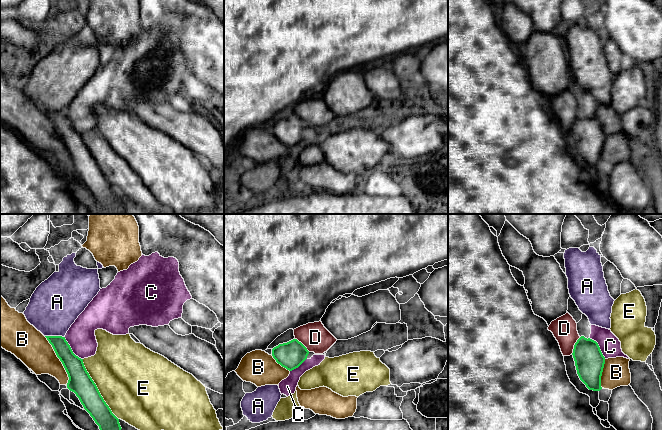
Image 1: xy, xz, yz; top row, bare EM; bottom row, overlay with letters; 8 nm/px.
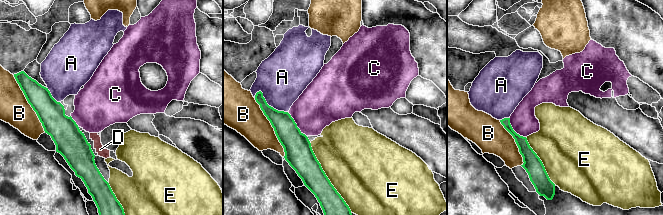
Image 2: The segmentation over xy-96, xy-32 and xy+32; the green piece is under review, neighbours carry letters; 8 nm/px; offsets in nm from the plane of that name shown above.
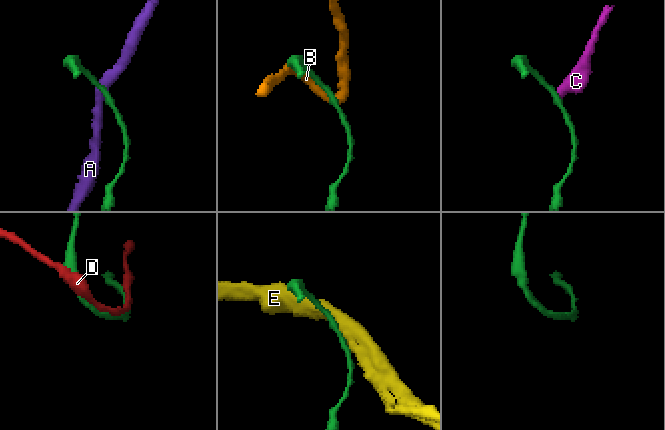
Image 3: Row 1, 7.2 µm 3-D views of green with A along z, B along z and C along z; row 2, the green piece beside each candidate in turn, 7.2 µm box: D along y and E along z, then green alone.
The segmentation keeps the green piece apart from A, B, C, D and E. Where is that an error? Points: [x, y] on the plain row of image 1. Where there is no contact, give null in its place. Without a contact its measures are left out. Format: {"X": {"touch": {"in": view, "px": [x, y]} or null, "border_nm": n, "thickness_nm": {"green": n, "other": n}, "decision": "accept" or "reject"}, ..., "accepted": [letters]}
{"A": {"touch": {"in": "xy", "px": [54, 112]}, "border_nm": 150, "thickness_nm": {"green": 140, "other": 400}, "decision": "reject"}, "B": {"touch": {"in": "xy", "px": [60, 136]}, "border_nm": 440, "thickness_nm": {"green": 190, "other": 280}, "decision": "reject"}, "C": {"touch": {"in": "xy", "px": [71, 125]}, "border_nm": 240, "thickness_nm": {"green": 180, "other": 220}, "decision": "reject"}, "D": {"touch": {"in": "yz", "px": [574, 122]}, "border_nm": 160, "thickness_nm": {"green": 240, "other": 200}, "decision": "reject"}, "E": {"touch": {"in": "xy", "px": [97, 165]}, "border_nm": 550, "thickness_nm": {"green": 190, "other": 480}, "decision": "reject"}, "accepted": []}

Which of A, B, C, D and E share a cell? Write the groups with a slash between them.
A C / B / D / E

